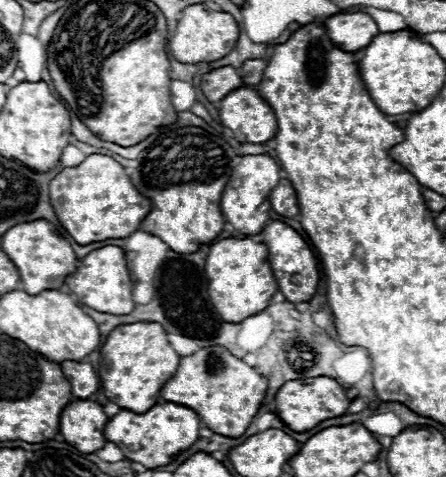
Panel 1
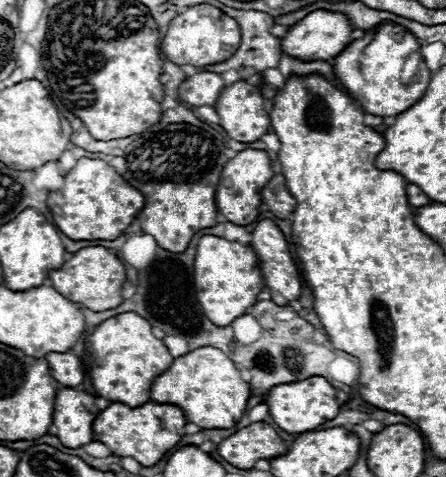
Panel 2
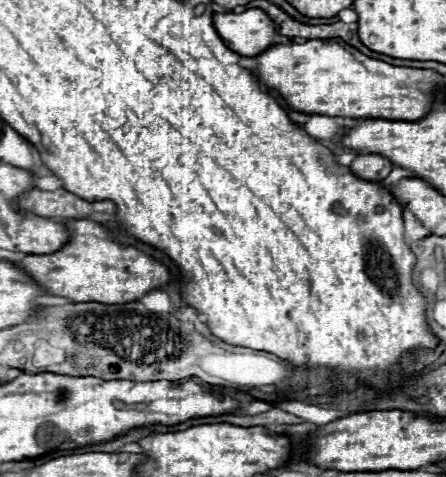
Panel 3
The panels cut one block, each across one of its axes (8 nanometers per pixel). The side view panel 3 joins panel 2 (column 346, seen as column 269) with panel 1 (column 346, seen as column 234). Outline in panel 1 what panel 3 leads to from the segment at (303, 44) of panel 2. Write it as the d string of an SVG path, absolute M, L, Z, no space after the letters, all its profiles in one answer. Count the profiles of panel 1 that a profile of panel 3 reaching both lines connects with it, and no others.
M364 12L334 14L324 20L324 28L328 32L328 38L344 52L356 52L368 46L378 34L376 22Z

